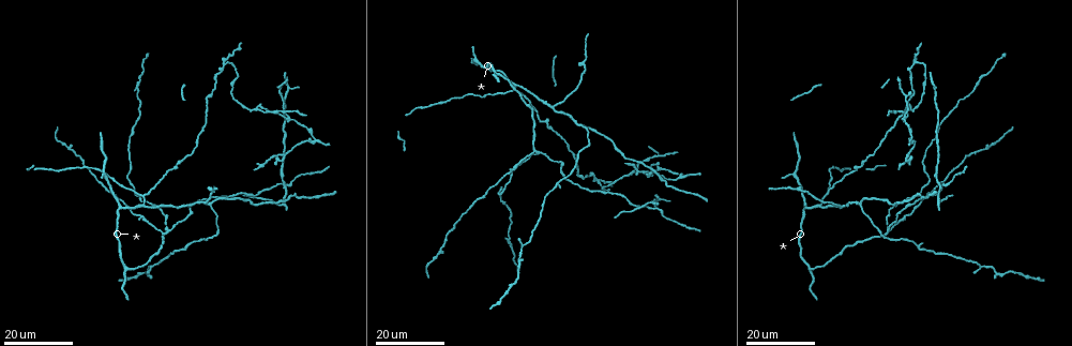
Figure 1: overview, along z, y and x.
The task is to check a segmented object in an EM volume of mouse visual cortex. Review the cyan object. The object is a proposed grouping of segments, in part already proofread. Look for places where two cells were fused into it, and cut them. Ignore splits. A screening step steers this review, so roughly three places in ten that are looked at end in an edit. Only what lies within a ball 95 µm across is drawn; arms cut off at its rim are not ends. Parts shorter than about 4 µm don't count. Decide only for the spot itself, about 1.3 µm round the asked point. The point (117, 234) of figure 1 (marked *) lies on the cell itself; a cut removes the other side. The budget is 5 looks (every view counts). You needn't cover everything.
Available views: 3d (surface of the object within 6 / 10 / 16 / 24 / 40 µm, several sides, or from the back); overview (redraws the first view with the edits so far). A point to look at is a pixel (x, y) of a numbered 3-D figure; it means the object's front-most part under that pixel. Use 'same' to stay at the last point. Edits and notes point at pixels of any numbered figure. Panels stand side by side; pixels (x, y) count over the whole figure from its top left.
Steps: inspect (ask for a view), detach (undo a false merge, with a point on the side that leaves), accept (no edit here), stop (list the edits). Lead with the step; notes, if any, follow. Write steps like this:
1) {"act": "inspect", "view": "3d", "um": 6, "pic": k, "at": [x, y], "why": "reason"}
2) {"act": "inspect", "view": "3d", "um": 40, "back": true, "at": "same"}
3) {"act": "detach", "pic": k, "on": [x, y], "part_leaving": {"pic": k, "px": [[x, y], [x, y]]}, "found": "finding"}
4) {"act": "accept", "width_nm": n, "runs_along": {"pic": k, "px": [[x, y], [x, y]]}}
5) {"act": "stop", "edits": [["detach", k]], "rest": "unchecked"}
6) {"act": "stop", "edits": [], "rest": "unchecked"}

{"act": "inspect", "view": "3d", "um": 24, "pic": 1, "at": [123, 208]}

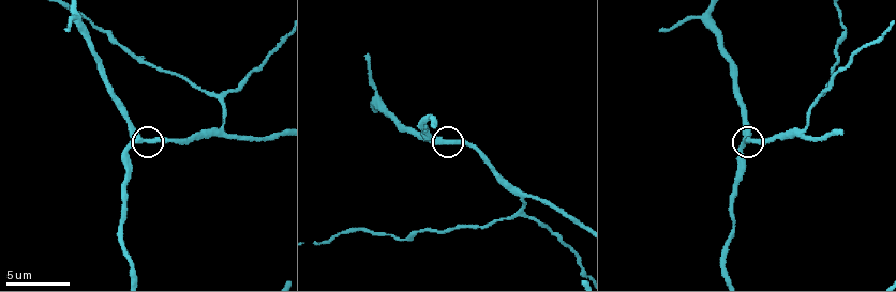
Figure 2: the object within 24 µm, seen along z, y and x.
{"act": "inspect", "view": "3d", "um": 10, "pic": 2, "at": [139, 139]}

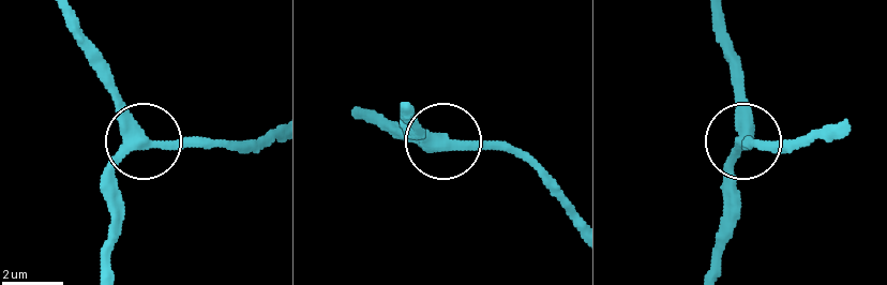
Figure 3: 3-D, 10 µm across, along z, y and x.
{"act": "accept", "side_arm_um": 26, "arms": 3, "found": "continuous, no second cell"}

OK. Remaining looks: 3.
{"act": "inspect", "view": "3d", "um": 16, "pic": 1, "at": [579, 125], "why": "branch point"}

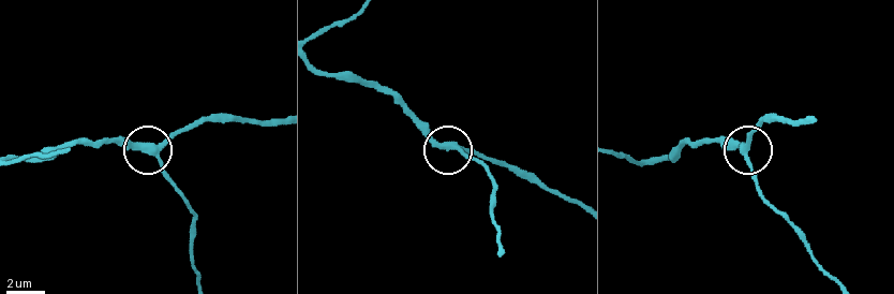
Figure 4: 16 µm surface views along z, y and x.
{"act": "inspect", "view": "3d", "um": 6, "pic": 4, "at": [744, 150], "why": "zoom in"}

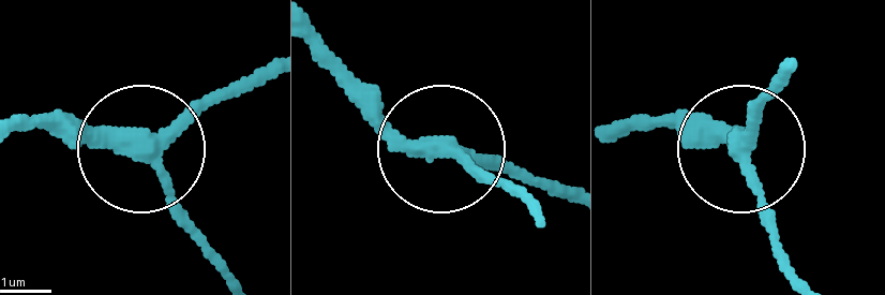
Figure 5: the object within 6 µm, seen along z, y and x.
{"act": "accept", "runs_along": {"pic": 5, "px": [[316, 50], [406, 135], [568, 191]]}, "found": "all the same cell"}

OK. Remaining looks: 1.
{"act": "stop", "edits": [], "rest": "unchecked"}

